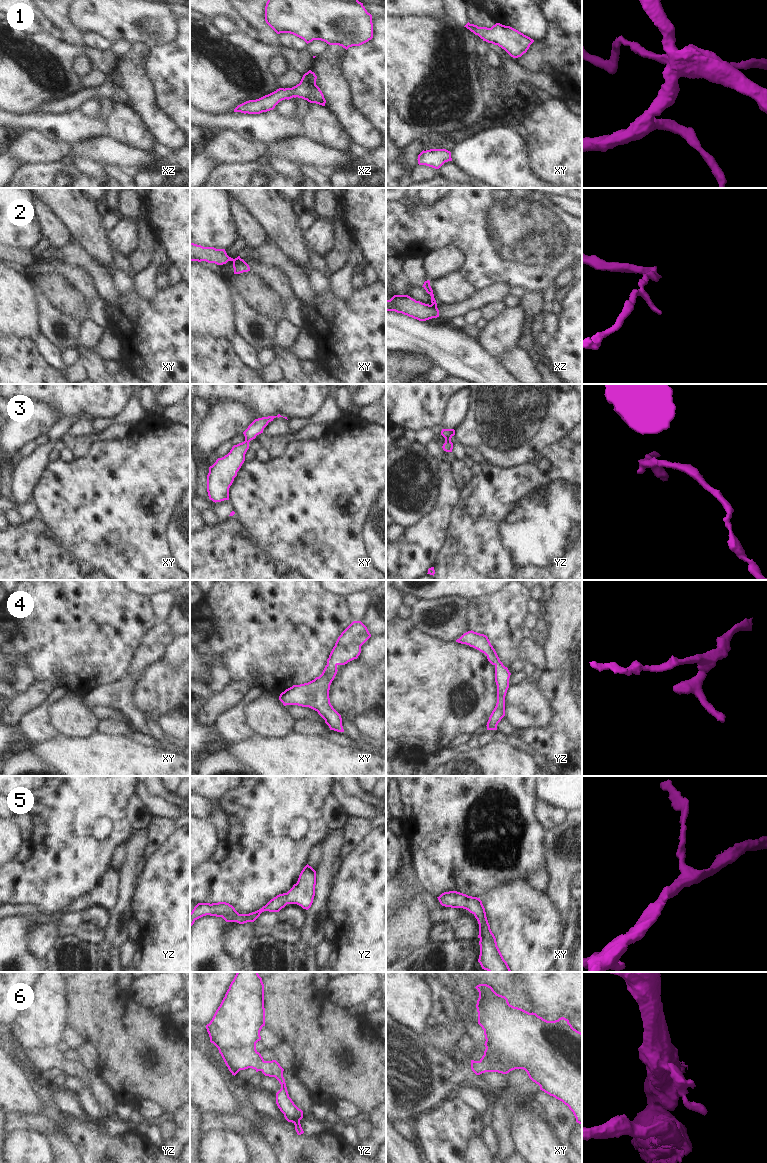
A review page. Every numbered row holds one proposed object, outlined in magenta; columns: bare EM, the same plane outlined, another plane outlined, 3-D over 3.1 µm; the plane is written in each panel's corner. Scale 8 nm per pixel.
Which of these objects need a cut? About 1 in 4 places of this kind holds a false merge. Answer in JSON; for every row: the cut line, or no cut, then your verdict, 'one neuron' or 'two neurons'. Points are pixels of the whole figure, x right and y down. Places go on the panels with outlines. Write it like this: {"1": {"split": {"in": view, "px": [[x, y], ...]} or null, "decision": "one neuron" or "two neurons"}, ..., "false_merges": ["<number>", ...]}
{"1": {"split": null, "decision": "one neuron"}, "2": {"split": {"in": "xy", "px": [[239, 257], [233, 261]]}, "decision": "two neurons"}, "3": {"split": null, "decision": "one neuron"}, "4": {"split": null, "decision": "one neuron"}, "5": {"split": null, "decision": "one neuron"}, "6": {"split": null, "decision": "one neuron"}, "false_merges": ["2"]}

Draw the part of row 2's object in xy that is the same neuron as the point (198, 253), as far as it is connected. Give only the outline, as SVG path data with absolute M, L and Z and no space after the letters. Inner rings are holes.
M190 243L190 261L206 261L217 265L226 264L228 261L235 259L229 257L225 249L216 249L214 247L203 247L194 243ZM238 256L235 259L239 259Z

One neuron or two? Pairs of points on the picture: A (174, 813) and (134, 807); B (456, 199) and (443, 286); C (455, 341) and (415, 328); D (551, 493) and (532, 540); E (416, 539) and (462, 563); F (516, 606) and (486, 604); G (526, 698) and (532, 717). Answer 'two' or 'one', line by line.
A: two
B: two
C: one
D: one
E: two
F: one
G: one

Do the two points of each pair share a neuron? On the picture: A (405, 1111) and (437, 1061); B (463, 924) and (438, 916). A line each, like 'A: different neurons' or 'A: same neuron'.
A: same neuron
B: same neuron

